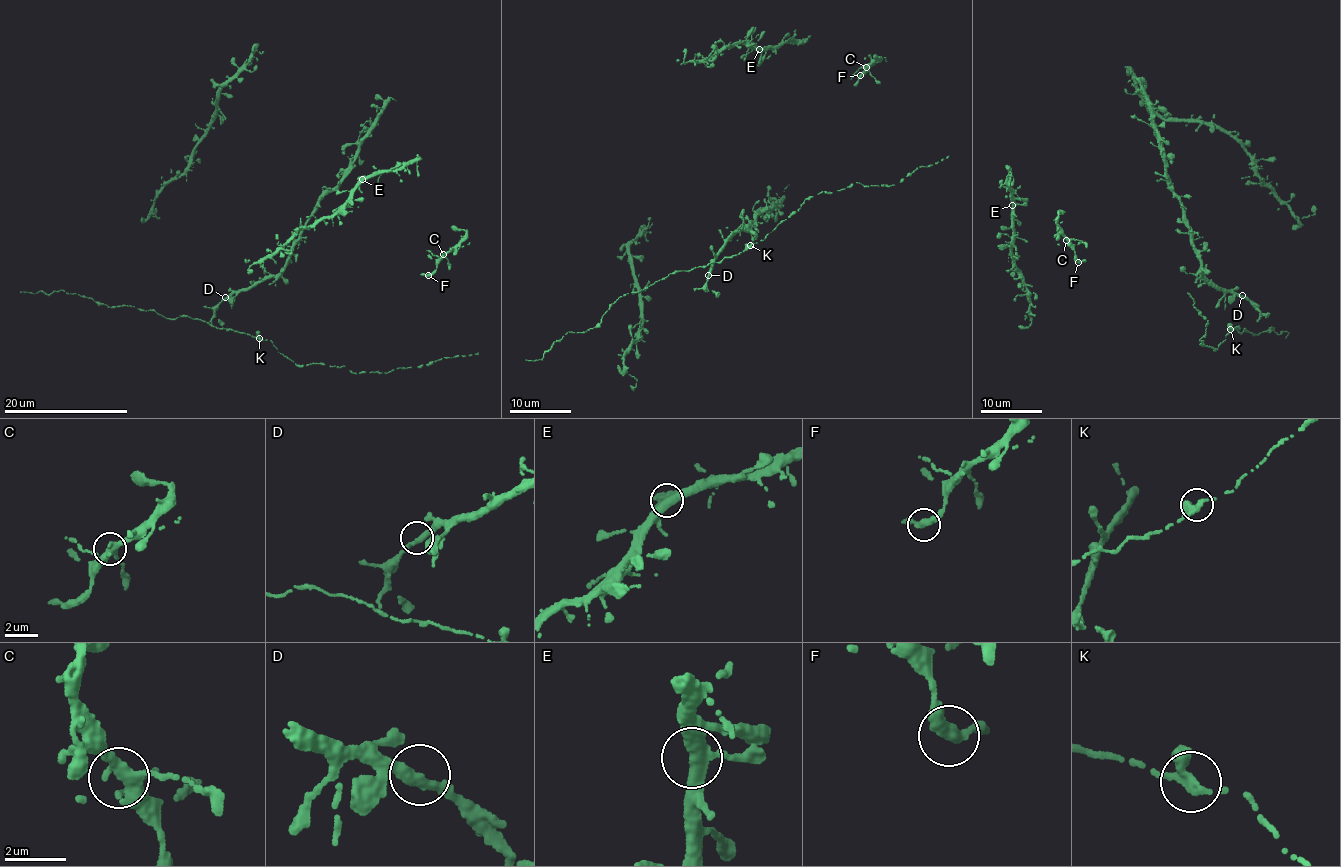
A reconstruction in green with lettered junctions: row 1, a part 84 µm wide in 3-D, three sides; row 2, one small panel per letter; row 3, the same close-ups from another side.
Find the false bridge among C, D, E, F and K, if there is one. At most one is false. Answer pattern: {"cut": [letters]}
{"cut": []}

